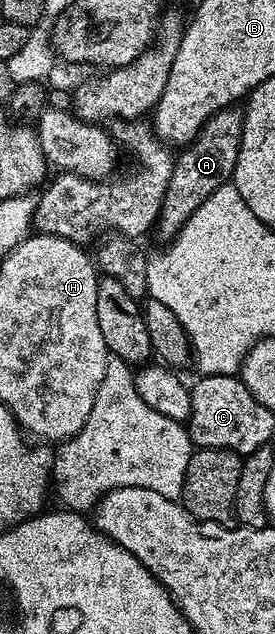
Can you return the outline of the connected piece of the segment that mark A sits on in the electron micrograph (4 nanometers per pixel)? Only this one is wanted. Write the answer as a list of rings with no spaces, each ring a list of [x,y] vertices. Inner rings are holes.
[[[238,106],[222,108],[196,134],[194,141],[185,145],[175,155],[172,178],[168,178],[168,190],[164,194],[164,202],[160,206],[160,214],[156,232],[165,238],[178,235],[188,218],[200,210],[202,203],[220,186],[231,183],[236,170],[236,158],[240,154],[240,138],[242,137],[242,113]]]

